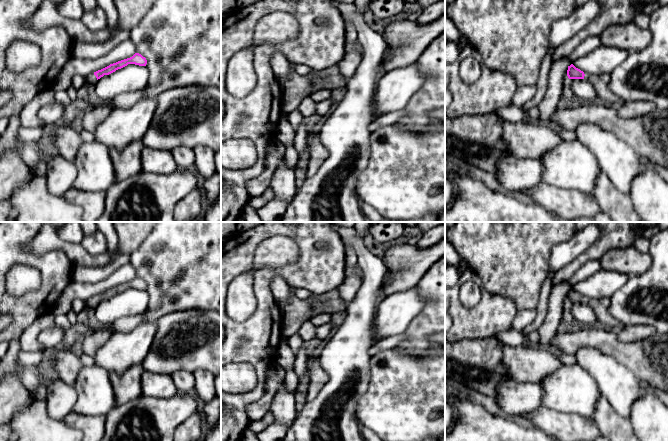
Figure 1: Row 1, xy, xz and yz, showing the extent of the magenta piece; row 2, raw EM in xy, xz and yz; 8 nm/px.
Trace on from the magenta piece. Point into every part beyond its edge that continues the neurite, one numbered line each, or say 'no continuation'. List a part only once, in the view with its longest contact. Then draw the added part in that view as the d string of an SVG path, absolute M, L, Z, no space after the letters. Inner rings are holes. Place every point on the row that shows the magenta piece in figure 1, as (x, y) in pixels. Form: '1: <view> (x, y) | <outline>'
1: xy (91, 79) | M90 74L89 76L87 76L86 78L86 85L95 85L97 83L97 78L96 76L93 74Z

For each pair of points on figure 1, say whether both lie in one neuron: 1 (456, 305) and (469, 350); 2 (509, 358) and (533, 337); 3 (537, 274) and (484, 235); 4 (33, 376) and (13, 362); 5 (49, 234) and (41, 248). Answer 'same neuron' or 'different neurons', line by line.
1: different neurons
2: different neurons
3: same neuron
4: same neuron
5: same neuron

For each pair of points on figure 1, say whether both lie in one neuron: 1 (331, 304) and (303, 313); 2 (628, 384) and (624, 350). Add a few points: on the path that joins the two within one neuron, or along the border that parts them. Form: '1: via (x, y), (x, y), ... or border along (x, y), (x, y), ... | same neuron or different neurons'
1: via (324, 304), (314, 304), (310, 307) | same neuron
2: border along (606, 354), (625, 365), (639, 379) | different neurons

